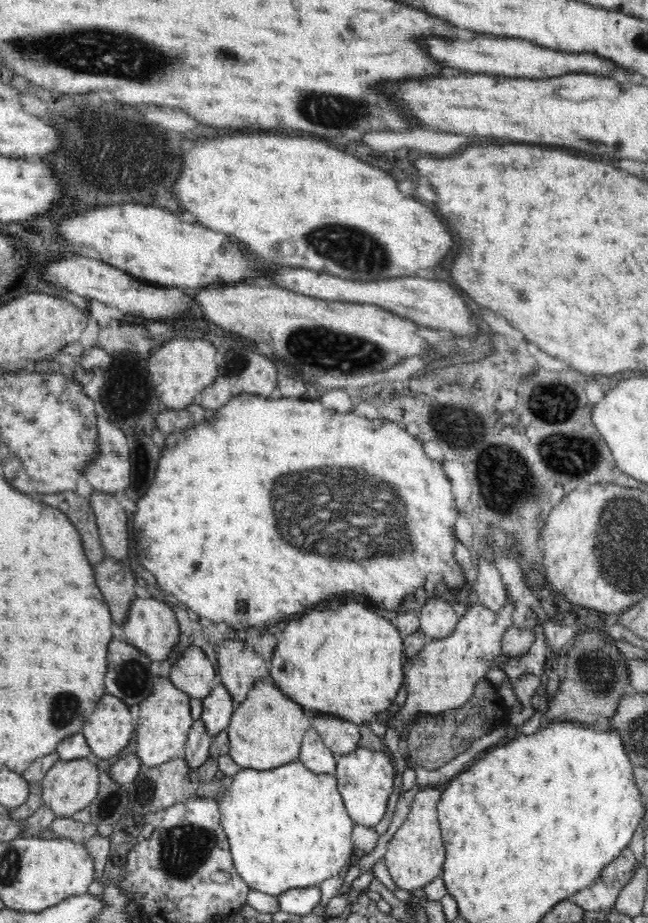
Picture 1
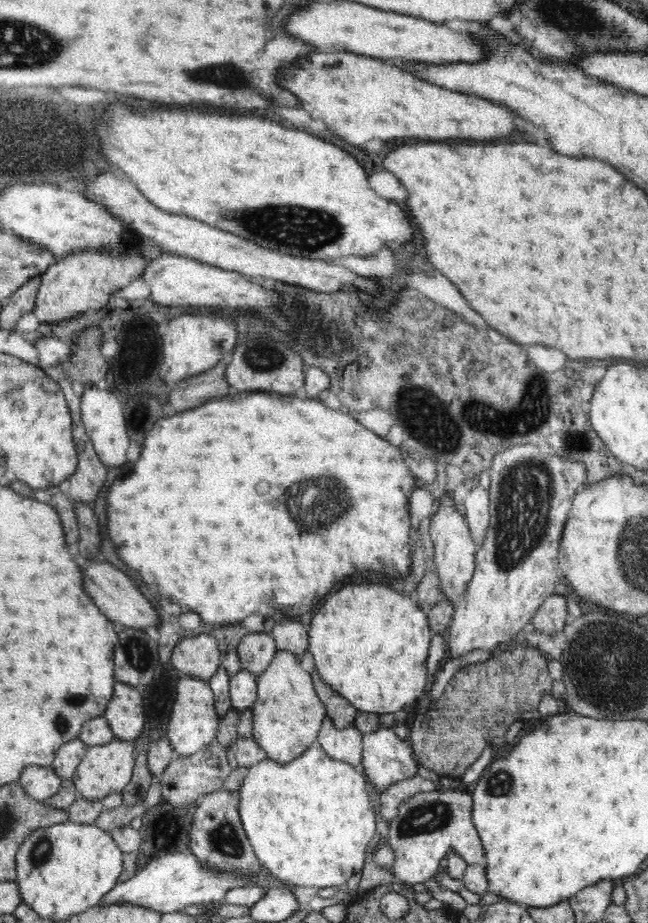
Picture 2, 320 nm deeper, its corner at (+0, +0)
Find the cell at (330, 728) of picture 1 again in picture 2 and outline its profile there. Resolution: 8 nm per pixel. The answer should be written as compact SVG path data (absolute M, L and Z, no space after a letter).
M313 669L311 676L313 677L313 685L317 696L325 705L327 715L332 719L336 728L343 729L350 723L354 723L359 711L346 698L339 696L338 691L330 689L330 685L326 681L320 679L318 669Z

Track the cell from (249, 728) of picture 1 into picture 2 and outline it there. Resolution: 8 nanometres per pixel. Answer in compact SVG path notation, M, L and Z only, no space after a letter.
M278 650L265 671L256 678L258 700L252 706L253 738L268 758L286 764L298 758L317 741L327 711L317 696L313 677L300 665L300 658L288 650Z

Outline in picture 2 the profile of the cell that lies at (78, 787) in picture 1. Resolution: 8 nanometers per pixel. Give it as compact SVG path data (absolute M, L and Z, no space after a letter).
M116 738L102 746L89 746L86 750L86 756L82 758L74 776L71 777L74 785L76 785L79 798L84 797L89 801L100 801L112 792L120 793L122 788L128 786L132 772L134 772L134 764L136 764L134 750L136 748L133 741Z

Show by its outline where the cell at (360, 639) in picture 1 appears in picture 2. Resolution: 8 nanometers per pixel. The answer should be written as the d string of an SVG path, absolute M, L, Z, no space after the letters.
M380 582L350 584L328 596L322 608L316 612L309 628L308 651L314 658L314 669L318 669L320 679L338 691L358 711L378 715L401 712L410 704L418 704L420 696L427 696L430 676L426 667L428 648L431 645L431 629L427 613L418 602L398 594L394 588Z

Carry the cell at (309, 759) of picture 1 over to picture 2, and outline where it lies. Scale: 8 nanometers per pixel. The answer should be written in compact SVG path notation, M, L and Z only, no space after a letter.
M326 715L317 741L330 757L344 761L358 768L358 772L362 772L363 735L354 723L350 723L343 729L336 728L332 719Z

